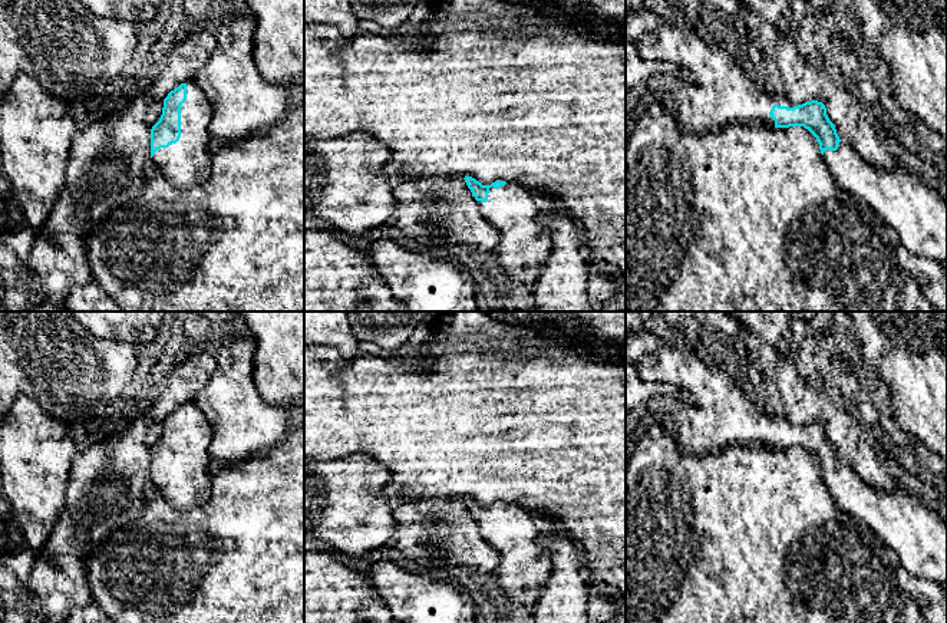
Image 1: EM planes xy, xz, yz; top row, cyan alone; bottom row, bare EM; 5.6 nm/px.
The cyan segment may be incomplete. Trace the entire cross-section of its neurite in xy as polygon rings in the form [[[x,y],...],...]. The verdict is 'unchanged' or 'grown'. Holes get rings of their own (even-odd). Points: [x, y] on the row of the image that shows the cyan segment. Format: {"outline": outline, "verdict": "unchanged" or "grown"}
{"outline": [[[195,82],[181,83],[164,99],[162,115],[151,129],[151,164],[176,189],[205,182],[211,174],[212,109],[208,98]]], "verdict": "grown"}

